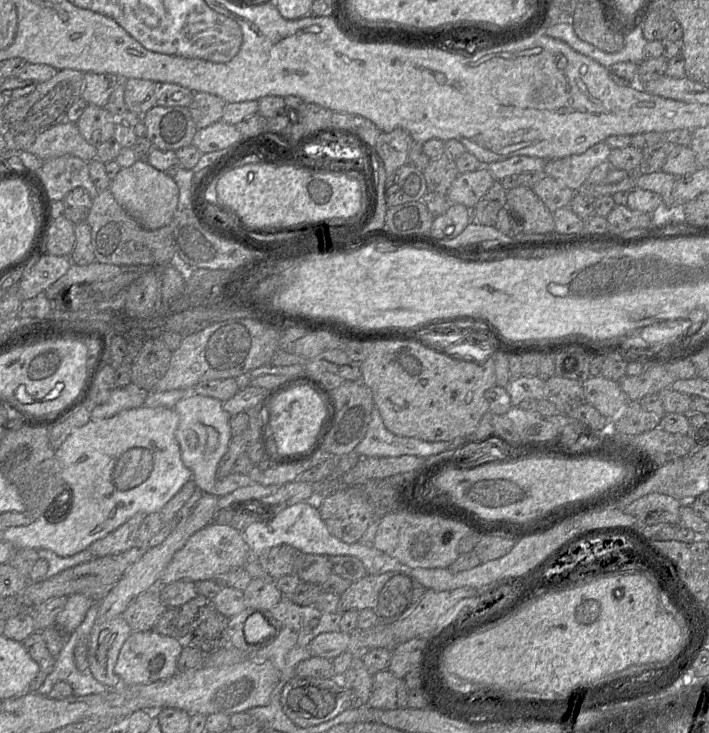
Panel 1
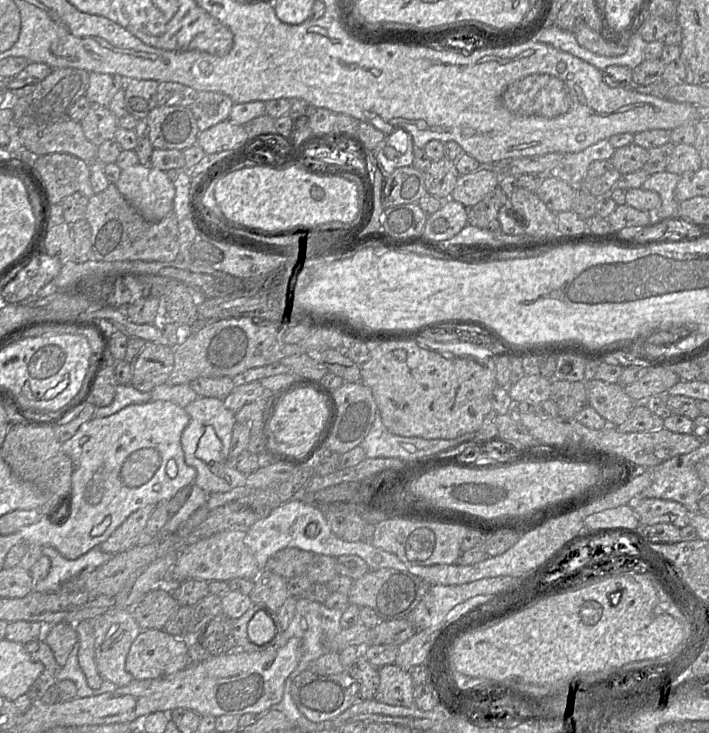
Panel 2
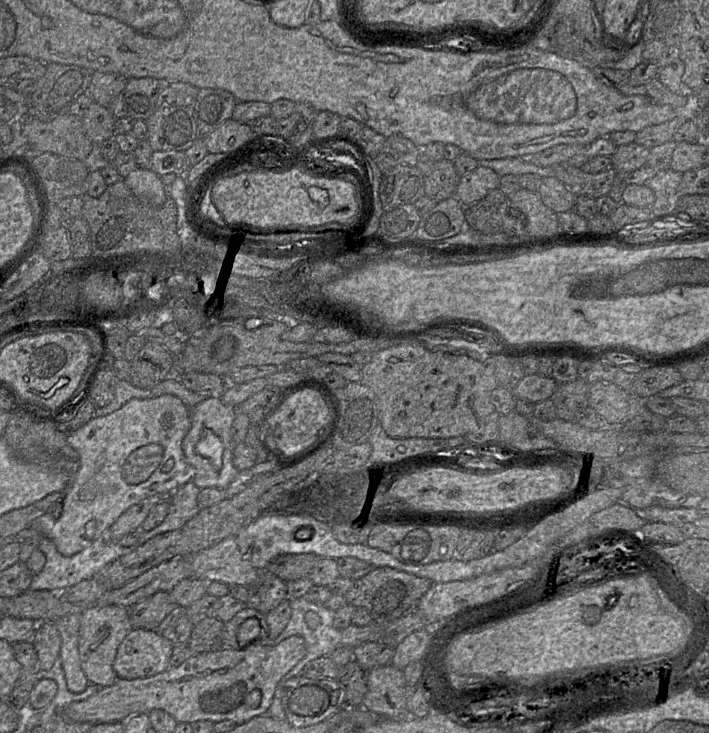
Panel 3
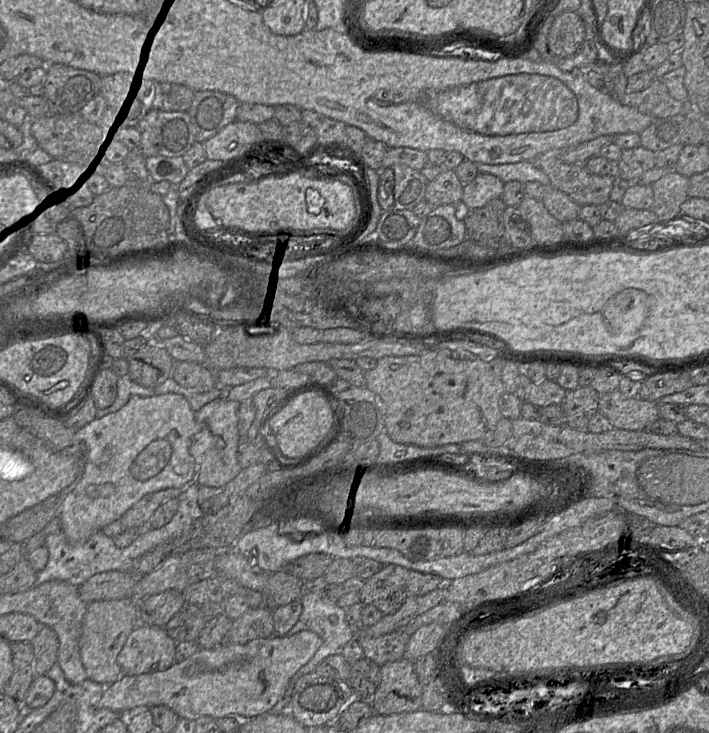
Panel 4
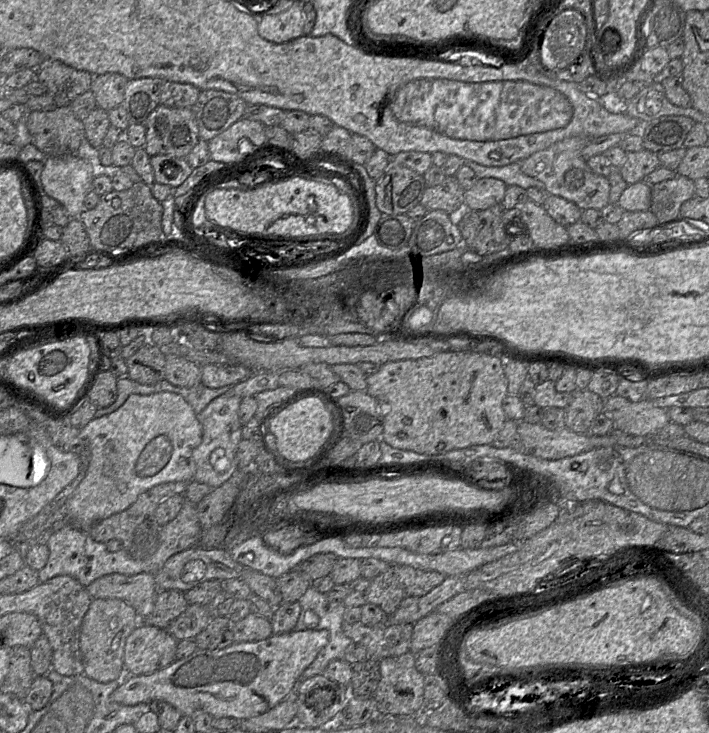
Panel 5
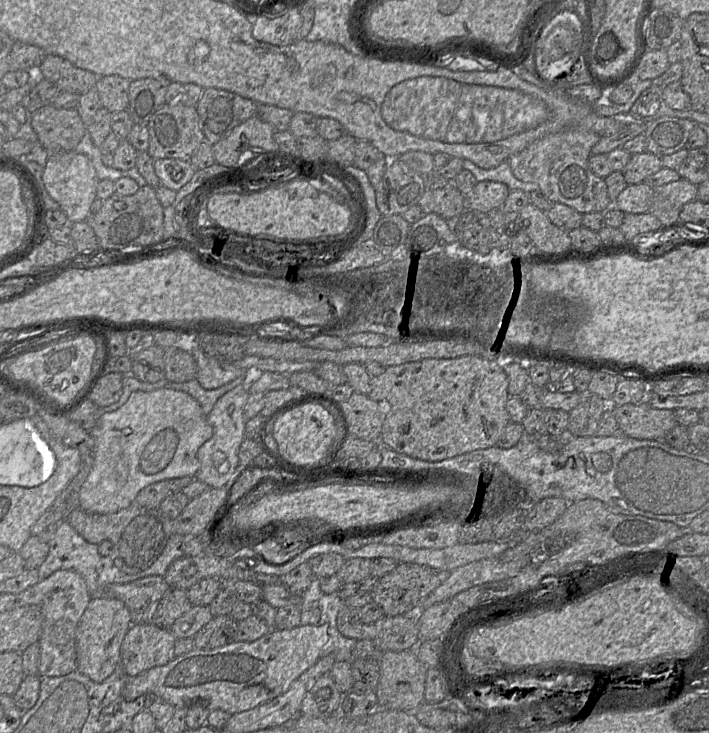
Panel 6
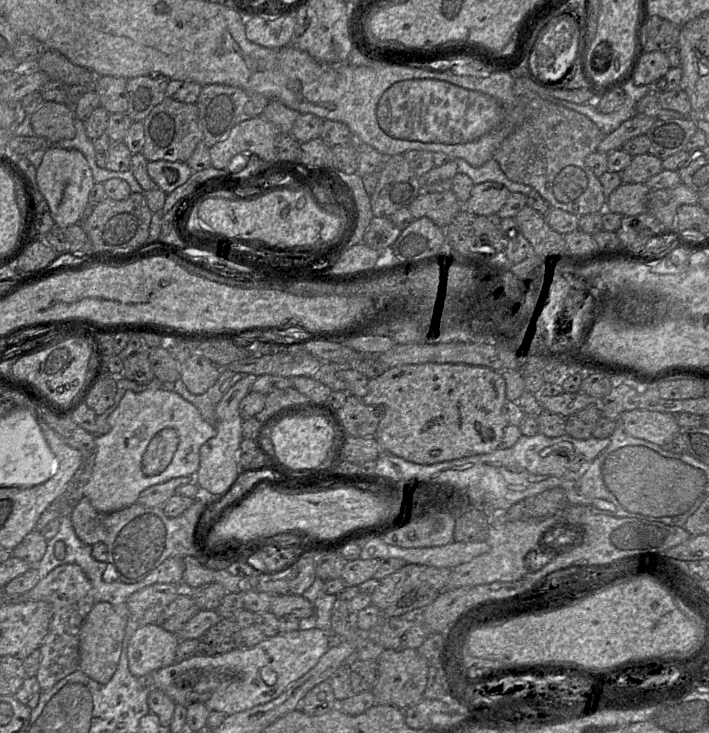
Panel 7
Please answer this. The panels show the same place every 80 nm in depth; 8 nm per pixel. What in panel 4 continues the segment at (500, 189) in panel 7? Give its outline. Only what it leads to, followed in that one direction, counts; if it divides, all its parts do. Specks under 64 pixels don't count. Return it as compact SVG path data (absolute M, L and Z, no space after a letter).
M479 173L472 182L463 188L461 210L481 208L491 200L500 198L503 189L502 180L491 174Z

